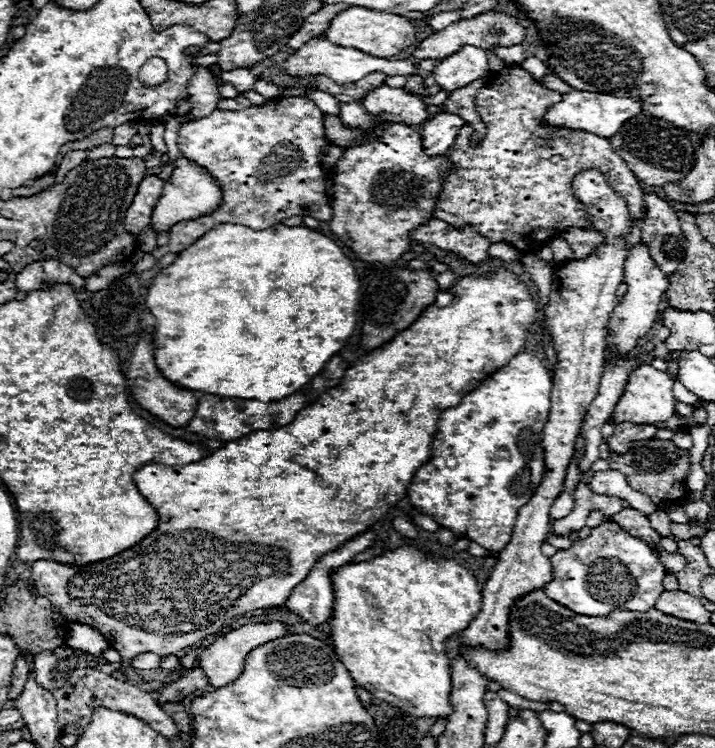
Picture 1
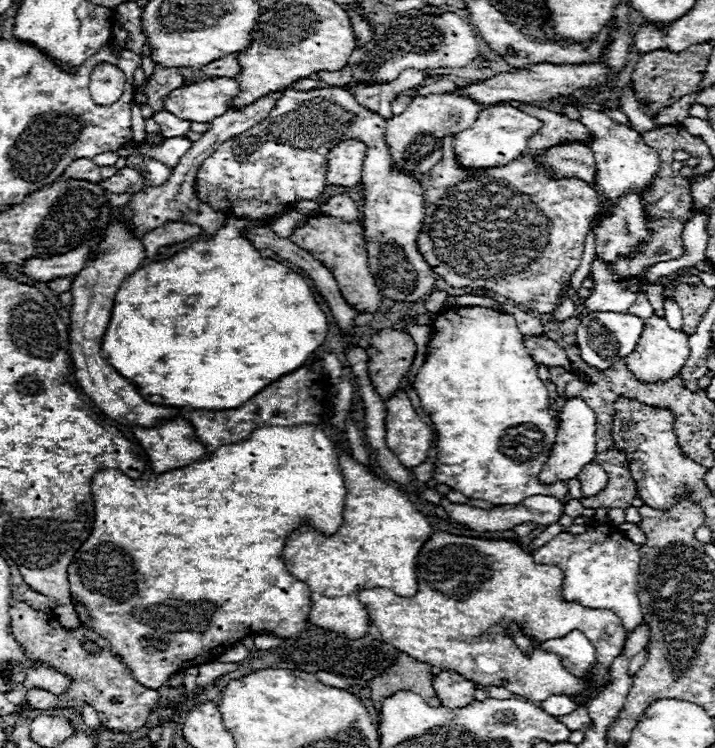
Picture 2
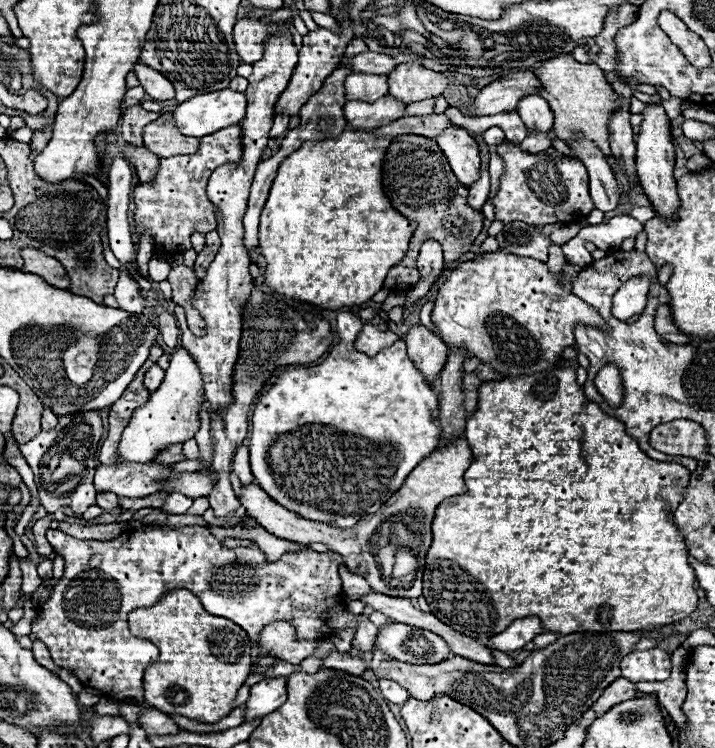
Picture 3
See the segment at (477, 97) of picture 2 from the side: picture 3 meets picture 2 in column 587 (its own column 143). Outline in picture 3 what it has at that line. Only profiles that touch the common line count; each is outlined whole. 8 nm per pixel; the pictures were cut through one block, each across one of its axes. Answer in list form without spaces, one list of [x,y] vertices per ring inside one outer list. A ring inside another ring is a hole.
[[[136,64],[134,72],[140,80],[140,86],[146,90],[146,94],[152,100],[172,100],[174,98],[174,86],[160,72],[154,72],[146,64]]]

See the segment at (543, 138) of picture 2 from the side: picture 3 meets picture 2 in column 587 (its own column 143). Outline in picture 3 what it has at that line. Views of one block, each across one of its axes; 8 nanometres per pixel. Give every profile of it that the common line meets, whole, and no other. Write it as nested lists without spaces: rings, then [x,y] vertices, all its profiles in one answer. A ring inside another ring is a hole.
[[[172,112],[162,114],[158,120],[150,122],[144,132],[144,146],[150,148],[158,158],[170,158],[178,154],[194,154],[198,150],[198,140],[182,136],[178,128],[174,128]]]

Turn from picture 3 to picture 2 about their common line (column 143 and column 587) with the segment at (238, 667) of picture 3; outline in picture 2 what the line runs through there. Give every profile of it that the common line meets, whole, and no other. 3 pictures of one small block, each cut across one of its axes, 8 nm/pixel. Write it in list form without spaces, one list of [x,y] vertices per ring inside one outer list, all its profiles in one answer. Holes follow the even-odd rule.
[[[438,530],[426,540],[426,544],[418,552],[416,580],[418,580],[418,592],[412,598],[398,596],[388,588],[370,588],[370,590],[358,592],[360,602],[368,610],[370,626],[376,626],[376,632],[382,638],[382,642],[392,644],[396,650],[420,662],[428,662],[430,666],[458,672],[472,682],[504,686],[512,694],[520,694],[526,700],[542,702],[554,694],[570,696],[570,694],[580,692],[584,688],[584,682],[572,676],[560,664],[560,658],[556,654],[542,652],[542,650],[524,654],[516,648],[514,640],[504,630],[506,622],[514,620],[520,624],[526,636],[536,636],[538,640],[560,638],[572,630],[584,632],[584,636],[592,638],[592,644],[598,650],[598,666],[596,666],[594,684],[604,686],[610,682],[610,678],[606,676],[606,668],[610,668],[612,660],[622,652],[622,646],[626,640],[626,630],[620,618],[610,610],[594,610],[594,608],[584,608],[574,602],[564,602],[560,596],[564,572],[556,566],[536,564],[532,554],[526,552],[514,540],[470,538],[470,536],[456,536],[456,534]]]

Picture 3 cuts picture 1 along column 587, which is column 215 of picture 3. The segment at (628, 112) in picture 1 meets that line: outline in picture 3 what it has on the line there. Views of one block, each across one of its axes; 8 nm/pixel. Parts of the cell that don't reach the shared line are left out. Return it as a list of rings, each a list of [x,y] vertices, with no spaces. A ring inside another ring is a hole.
[[[230,88],[198,94],[180,102],[172,114],[176,128],[184,136],[202,138],[226,126],[238,124],[246,114],[246,96]]]

